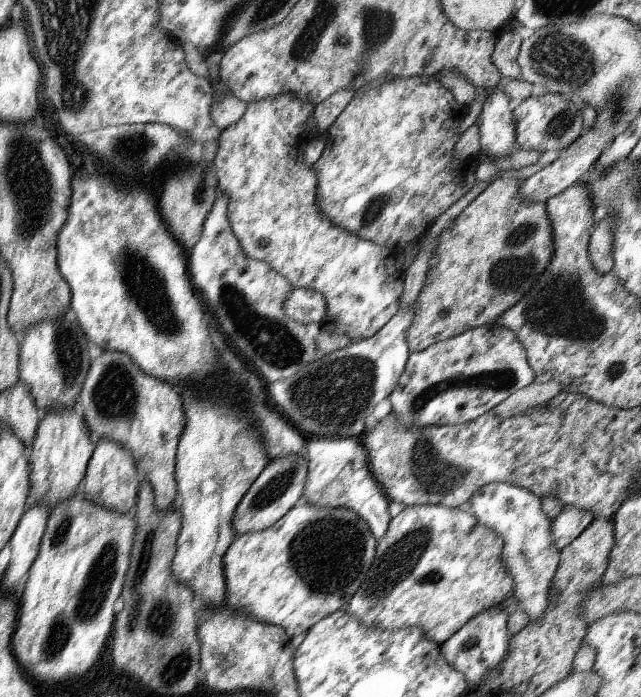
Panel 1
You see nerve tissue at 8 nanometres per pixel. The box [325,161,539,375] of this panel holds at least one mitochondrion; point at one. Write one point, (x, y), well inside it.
(373, 211)

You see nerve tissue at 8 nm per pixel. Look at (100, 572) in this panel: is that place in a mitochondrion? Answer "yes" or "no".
yes

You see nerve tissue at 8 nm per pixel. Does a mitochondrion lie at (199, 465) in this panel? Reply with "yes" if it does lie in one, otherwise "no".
no

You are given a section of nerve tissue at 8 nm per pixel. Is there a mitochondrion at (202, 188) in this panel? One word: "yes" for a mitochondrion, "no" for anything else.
yes

